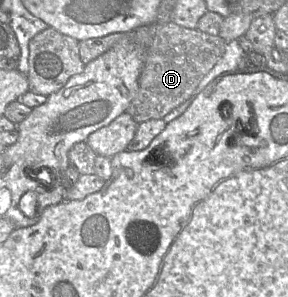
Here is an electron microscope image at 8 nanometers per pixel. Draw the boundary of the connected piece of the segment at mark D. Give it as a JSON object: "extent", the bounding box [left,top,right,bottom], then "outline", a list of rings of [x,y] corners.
{"extent":[79,21,227,124],"outline":[[[170,21],[165,24],[140,26],[130,32],[115,32],[79,41],[82,62],[88,64],[127,35],[141,44],[144,50],[144,65],[138,80],[138,92],[125,111],[138,124],[151,119],[162,119],[189,99],[201,80],[221,59],[227,44],[219,35],[184,28]]]}

